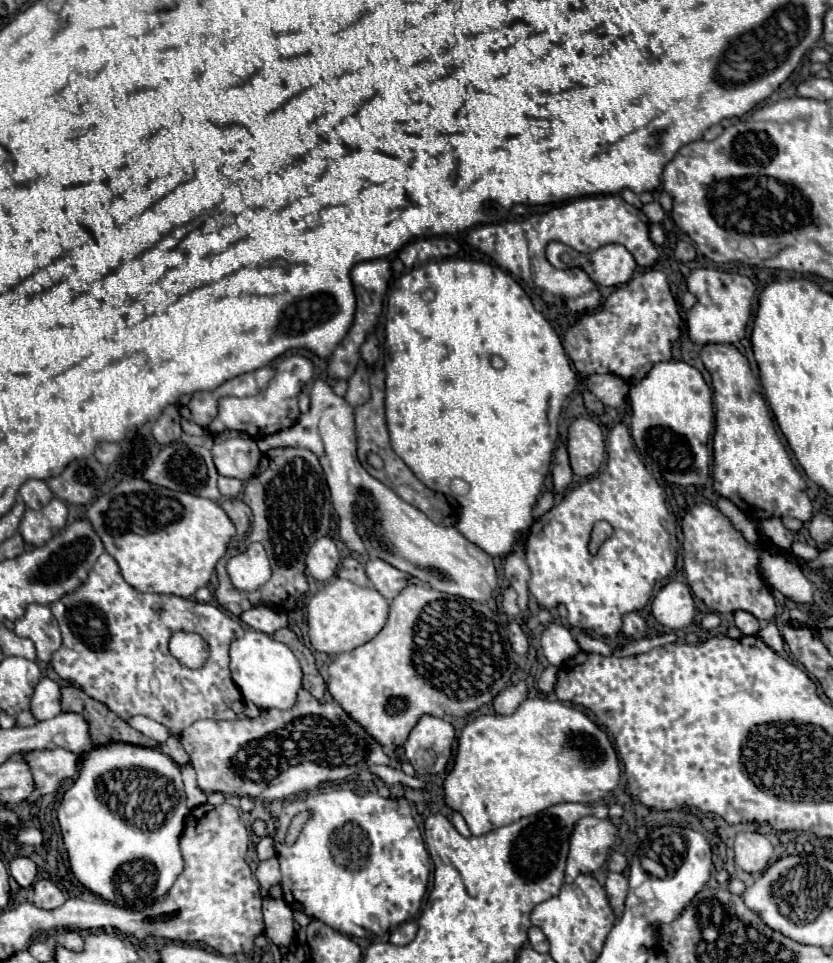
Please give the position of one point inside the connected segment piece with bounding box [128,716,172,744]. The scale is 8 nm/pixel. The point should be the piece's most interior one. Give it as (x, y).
(151, 728)

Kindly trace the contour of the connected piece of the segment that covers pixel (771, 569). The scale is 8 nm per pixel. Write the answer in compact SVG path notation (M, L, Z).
M762 552L762 574L768 586L780 590L798 604L812 602L812 584L802 574L800 566L782 554Z

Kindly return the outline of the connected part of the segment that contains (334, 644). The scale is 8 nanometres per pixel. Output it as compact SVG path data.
M332 578L326 584L322 584L322 588L308 602L308 636L310 636L312 646L318 652L342 654L342 652L354 650L354 648L366 644L368 640L372 640L384 628L386 618L388 618L388 600L380 592L376 592L376 588L372 588L372 586L362 588L362 586L356 586L354 582L348 582L342 578Z

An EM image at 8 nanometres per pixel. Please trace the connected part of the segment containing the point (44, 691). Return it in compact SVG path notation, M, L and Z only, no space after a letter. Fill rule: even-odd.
M42 678L38 686L34 688L30 708L32 708L34 720L38 722L58 716L60 714L60 686L50 678Z

